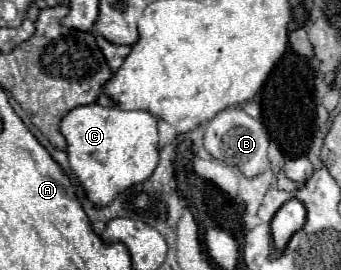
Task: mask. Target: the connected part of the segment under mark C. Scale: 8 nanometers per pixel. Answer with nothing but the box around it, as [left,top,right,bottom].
[61,103,159,207]

